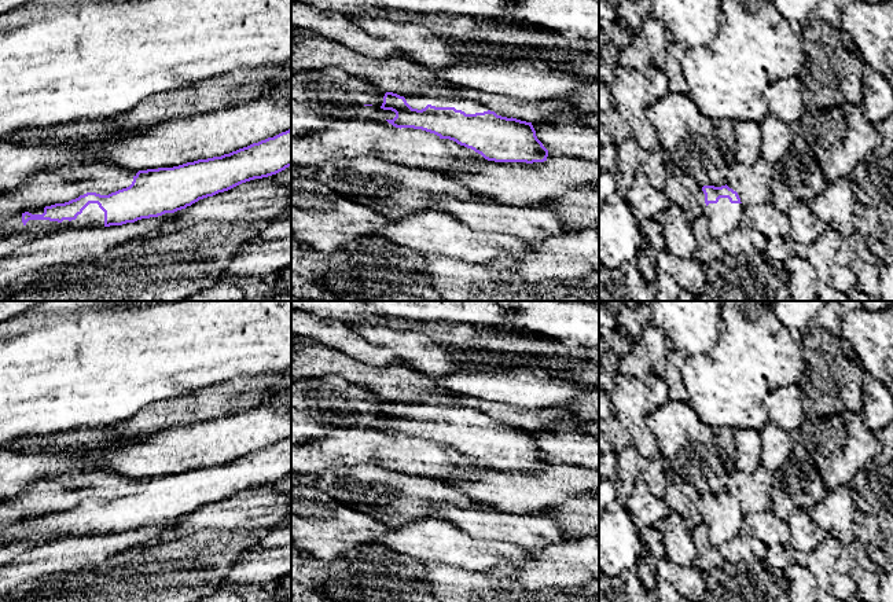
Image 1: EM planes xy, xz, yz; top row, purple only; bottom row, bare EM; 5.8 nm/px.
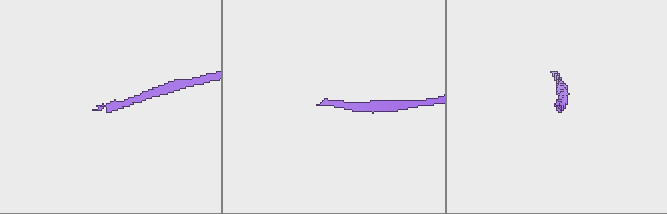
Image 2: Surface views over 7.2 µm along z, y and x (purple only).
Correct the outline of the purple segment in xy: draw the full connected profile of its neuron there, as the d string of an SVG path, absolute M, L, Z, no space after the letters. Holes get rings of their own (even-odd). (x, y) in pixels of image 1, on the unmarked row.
M291 437L221 465L139 478L129 495L109 503L87 500L65 511L3 526L0 546L41 533L80 537L158 525L242 491L276 482L289 474Z

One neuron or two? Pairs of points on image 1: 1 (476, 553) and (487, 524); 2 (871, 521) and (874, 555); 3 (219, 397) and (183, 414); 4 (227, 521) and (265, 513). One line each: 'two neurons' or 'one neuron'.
1: two neurons
2: one neuron
3: one neuron
4: one neuron

